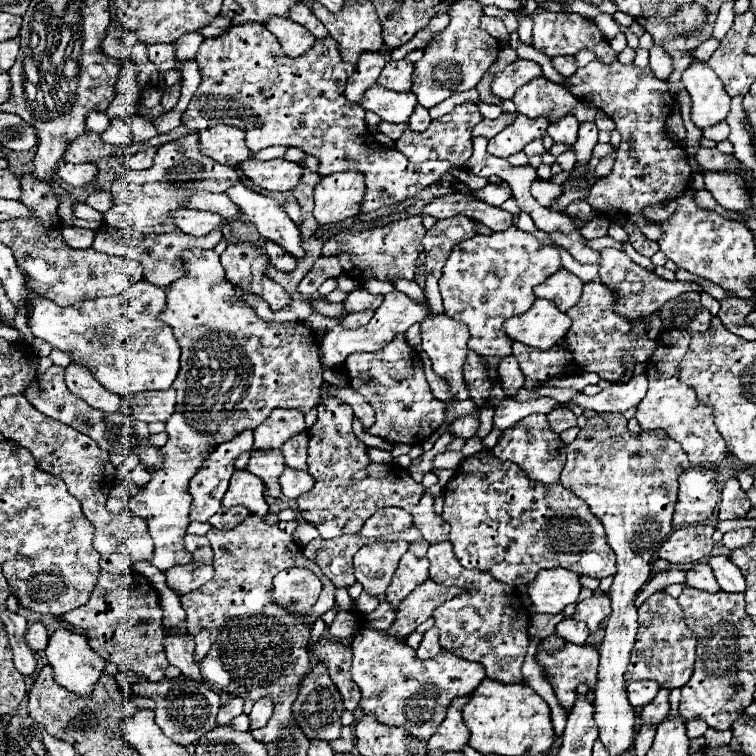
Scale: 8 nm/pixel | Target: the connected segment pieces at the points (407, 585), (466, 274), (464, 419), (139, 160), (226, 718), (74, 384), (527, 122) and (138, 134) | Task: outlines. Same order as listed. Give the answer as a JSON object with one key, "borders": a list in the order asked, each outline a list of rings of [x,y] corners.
{"borders":[[[[417,540],[409,544],[409,550],[401,558],[401,564],[387,588],[387,600],[397,606],[415,586],[423,584],[429,578],[429,560],[427,560],[427,540]]],[[[511,226],[503,232],[495,232],[493,236],[477,234],[477,236],[465,240],[463,244],[453,248],[453,252],[451,252],[451,256],[443,268],[443,276],[439,280],[439,288],[441,288],[441,296],[443,296],[443,308],[445,308],[447,316],[457,318],[463,324],[467,324],[469,334],[471,334],[469,348],[473,348],[483,358],[483,362],[487,366],[487,376],[491,382],[497,382],[497,378],[499,378],[499,372],[497,372],[499,362],[503,358],[511,356],[513,340],[503,332],[503,322],[511,316],[519,316],[519,314],[527,312],[531,308],[531,304],[535,302],[533,286],[543,284],[543,280],[553,276],[559,268],[561,268],[561,254],[555,246],[543,244],[533,234],[523,232],[515,226]]],[[[473,412],[473,414],[467,414],[467,416],[461,416],[455,420],[455,424],[451,424],[449,432],[451,436],[457,436],[457,438],[471,438],[475,436],[479,428],[479,412]]],[[[145,148],[145,150],[141,150],[141,152],[137,152],[137,154],[133,154],[129,160],[127,160],[127,168],[129,170],[147,170],[147,168],[151,168],[153,166],[153,156],[155,156],[155,148]]],[[[231,698],[225,704],[221,704],[219,714],[217,714],[217,724],[231,724],[231,720],[235,716],[239,716],[243,712],[243,698]]],[[[69,364],[69,366],[65,368],[65,382],[67,382],[67,388],[69,388],[75,396],[83,398],[89,406],[99,408],[99,410],[109,412],[109,414],[113,414],[113,412],[119,410],[121,398],[119,398],[117,394],[113,394],[113,392],[107,392],[107,390],[93,378],[93,374],[91,374],[87,368],[83,368],[83,366],[79,366],[79,364]]],[[[517,114],[515,122],[507,126],[503,132],[499,132],[495,138],[489,140],[487,152],[497,158],[509,158],[515,152],[521,152],[525,144],[529,144],[535,138],[541,138],[549,126],[547,116],[539,118],[527,118],[523,114]]],[[[129,116],[127,118],[129,126],[133,128],[133,136],[135,136],[135,142],[143,142],[143,140],[149,140],[157,134],[157,128],[153,124],[153,118],[145,118],[145,116]]]]}

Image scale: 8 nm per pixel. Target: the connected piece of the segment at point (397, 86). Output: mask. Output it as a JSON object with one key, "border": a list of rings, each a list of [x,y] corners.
{"border":[[[409,60],[387,62],[377,78],[377,84],[395,92],[407,92],[411,90],[411,74],[413,74],[413,64]]]}

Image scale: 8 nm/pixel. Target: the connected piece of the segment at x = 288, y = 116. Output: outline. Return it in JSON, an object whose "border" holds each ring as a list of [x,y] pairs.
{"border":[[[255,22],[235,24],[231,26],[227,34],[219,38],[207,38],[201,42],[197,50],[197,64],[201,72],[201,84],[195,90],[187,110],[181,116],[181,122],[187,128],[197,130],[197,132],[203,128],[217,126],[217,124],[229,124],[229,126],[241,128],[245,132],[245,144],[253,154],[273,144],[287,144],[287,146],[301,148],[305,154],[319,158],[321,176],[347,170],[347,168],[359,168],[361,172],[365,172],[365,184],[367,184],[361,212],[373,212],[381,206],[411,198],[419,190],[431,184],[437,184],[441,176],[449,172],[451,164],[447,164],[445,160],[443,162],[429,160],[423,164],[411,164],[399,150],[387,148],[379,144],[373,136],[367,136],[369,128],[363,120],[365,116],[363,108],[359,104],[351,104],[343,96],[345,82],[355,70],[355,66],[341,60],[339,44],[331,36],[315,40],[311,52],[295,60],[289,60],[283,48],[279,48],[279,42],[275,40],[275,36],[271,36],[271,32],[263,28],[263,24],[255,24]]]}

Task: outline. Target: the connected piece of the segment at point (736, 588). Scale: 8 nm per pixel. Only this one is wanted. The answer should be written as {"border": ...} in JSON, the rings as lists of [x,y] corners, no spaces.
{"border":[[[713,556],[707,564],[713,568],[717,584],[723,592],[745,592],[745,578],[727,556]]]}

